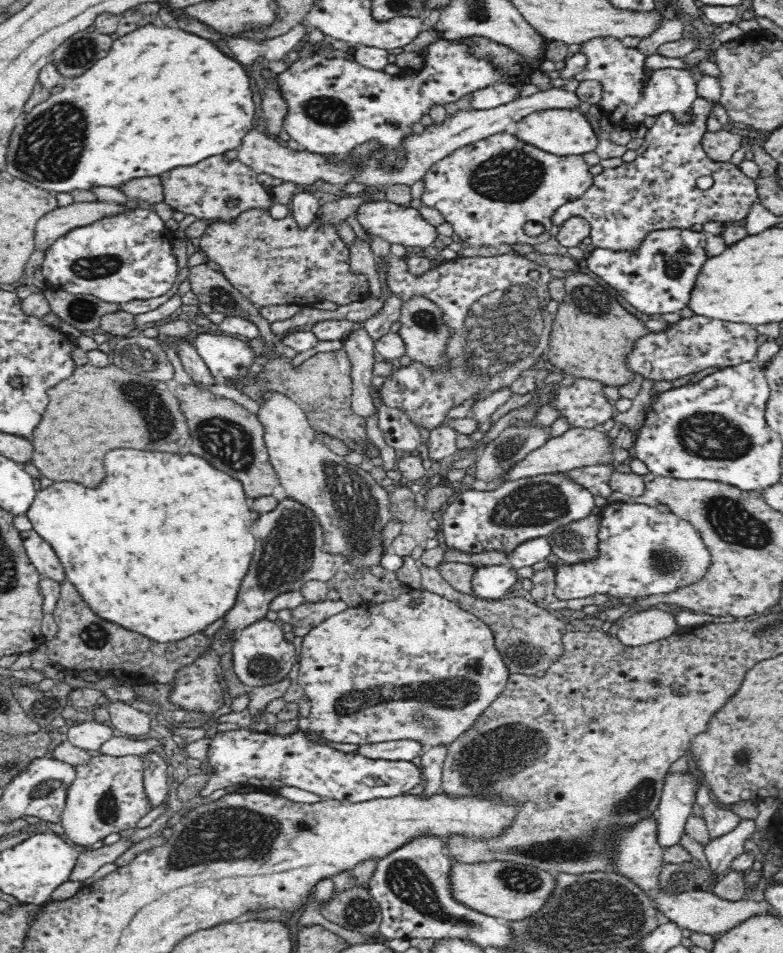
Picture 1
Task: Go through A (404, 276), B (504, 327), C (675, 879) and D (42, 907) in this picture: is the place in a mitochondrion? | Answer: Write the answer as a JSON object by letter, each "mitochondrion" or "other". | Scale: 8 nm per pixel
{"A":"other","B":"mitochondrion","C":"mitochondrion","D":"other"}

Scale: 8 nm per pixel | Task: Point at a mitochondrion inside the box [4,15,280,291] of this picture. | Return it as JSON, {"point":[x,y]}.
{"point":[43,154]}

